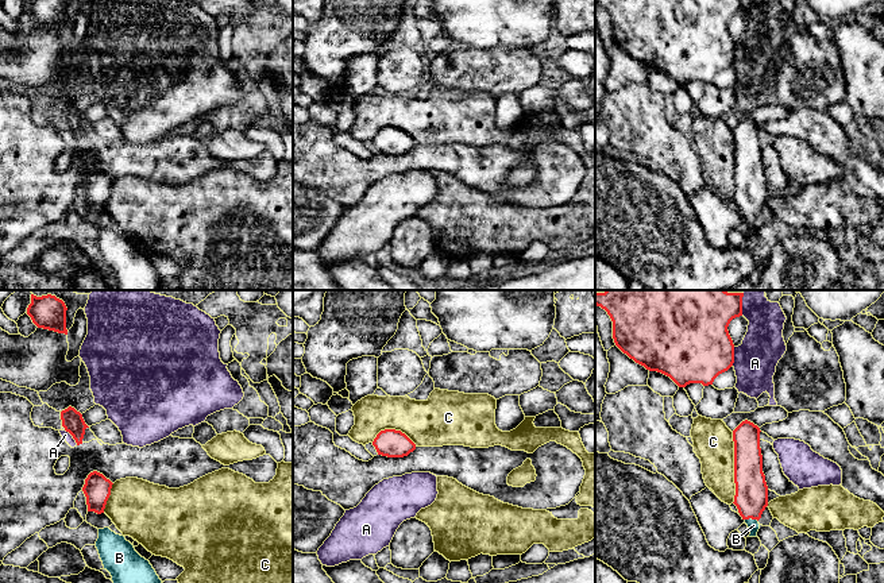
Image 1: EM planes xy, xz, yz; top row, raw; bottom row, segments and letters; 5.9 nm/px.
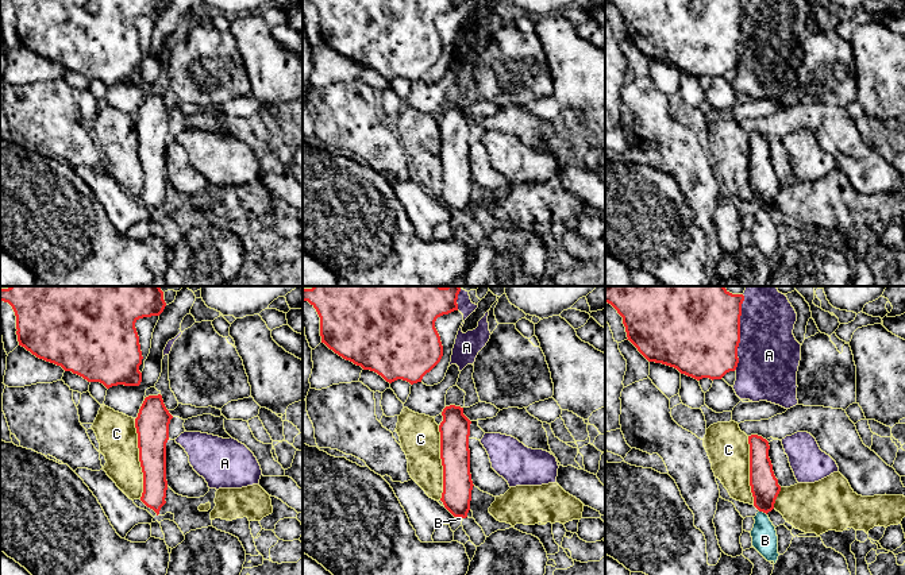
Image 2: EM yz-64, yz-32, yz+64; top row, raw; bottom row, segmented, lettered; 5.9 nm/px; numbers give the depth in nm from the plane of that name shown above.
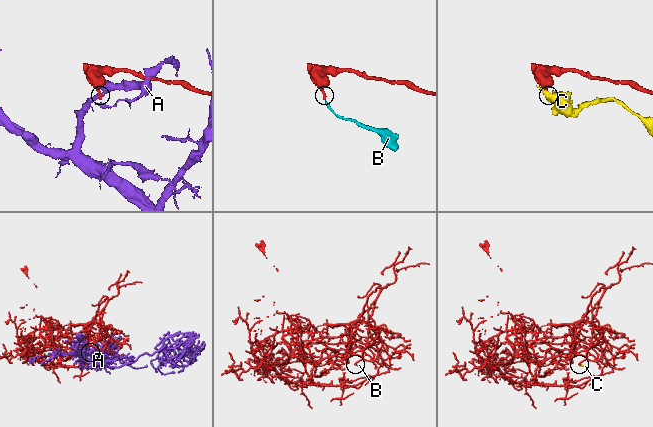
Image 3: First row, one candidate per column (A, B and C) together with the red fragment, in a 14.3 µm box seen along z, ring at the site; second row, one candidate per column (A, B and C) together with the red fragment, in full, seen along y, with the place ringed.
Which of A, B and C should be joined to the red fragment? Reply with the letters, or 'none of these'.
B

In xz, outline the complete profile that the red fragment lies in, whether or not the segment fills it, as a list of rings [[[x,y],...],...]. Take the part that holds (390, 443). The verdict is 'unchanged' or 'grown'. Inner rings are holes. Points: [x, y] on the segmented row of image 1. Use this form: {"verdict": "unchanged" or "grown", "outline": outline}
{"verdict": "unchanged", "outline": [[[381,431],[372,441],[378,455],[404,457],[416,449],[416,444],[401,431]]]}

